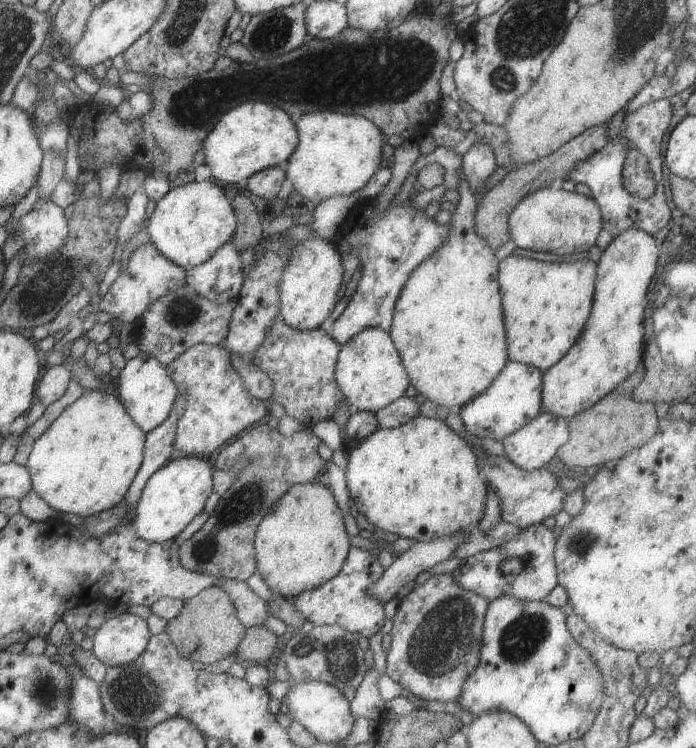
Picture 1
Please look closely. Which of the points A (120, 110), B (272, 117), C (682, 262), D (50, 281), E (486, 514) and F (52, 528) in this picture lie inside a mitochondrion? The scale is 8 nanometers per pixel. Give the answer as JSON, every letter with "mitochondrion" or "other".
{"A":"other","B":"other","C":"other","D":"mitochondrion","E":"other","F":"other"}

